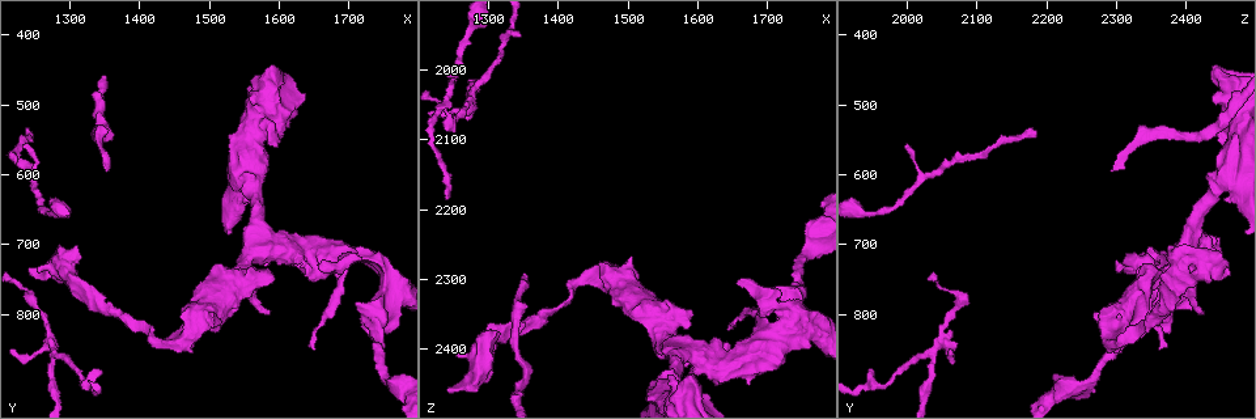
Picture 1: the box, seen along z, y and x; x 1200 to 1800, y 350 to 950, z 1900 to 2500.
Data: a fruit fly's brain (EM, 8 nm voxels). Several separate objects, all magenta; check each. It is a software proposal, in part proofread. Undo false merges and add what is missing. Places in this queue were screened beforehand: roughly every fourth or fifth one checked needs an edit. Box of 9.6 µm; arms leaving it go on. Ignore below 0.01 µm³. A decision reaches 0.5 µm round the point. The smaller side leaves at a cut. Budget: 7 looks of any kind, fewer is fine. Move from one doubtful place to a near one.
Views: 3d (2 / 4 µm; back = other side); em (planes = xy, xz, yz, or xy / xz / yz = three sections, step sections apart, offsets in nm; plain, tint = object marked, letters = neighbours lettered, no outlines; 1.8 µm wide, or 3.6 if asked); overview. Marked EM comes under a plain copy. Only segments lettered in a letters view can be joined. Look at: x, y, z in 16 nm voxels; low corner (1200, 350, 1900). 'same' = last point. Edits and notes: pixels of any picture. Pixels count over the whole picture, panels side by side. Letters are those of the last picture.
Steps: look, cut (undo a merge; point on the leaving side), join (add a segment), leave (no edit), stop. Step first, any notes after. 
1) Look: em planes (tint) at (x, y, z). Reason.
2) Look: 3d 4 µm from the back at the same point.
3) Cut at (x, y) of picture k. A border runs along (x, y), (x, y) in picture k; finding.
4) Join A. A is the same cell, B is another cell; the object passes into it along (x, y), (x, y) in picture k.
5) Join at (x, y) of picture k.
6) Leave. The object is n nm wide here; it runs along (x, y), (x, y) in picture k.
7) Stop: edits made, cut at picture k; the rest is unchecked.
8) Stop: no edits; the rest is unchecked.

Look: em xz step 4 (letters) at (1310, 700, 2375). An open end.

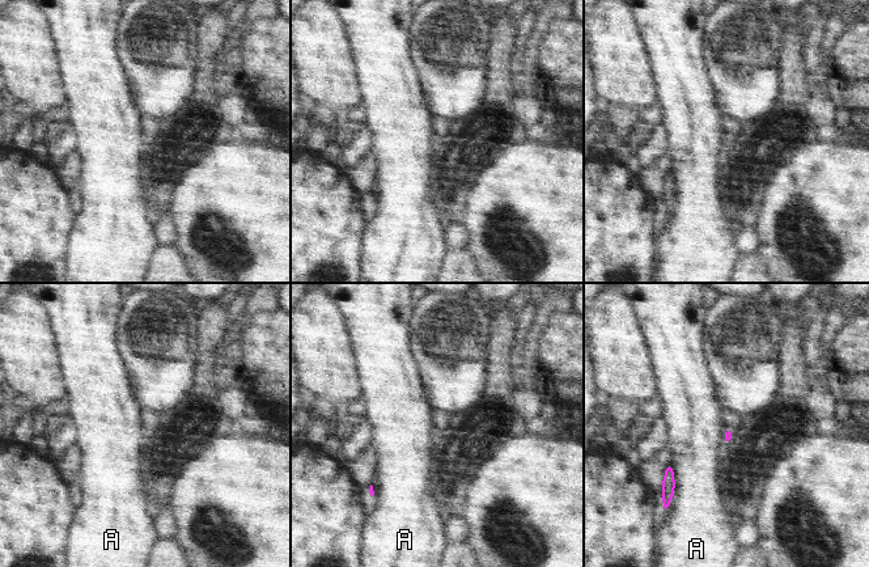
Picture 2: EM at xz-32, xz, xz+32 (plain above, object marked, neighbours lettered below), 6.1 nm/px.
Leave. A is another cell; a border runs along (669, 466), (674, 474), (673, 499) in picture 2; no lettered segment goes on from it.

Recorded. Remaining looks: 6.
Look: em 3.6 µm planes (letters) at (1355, 595, 2290).

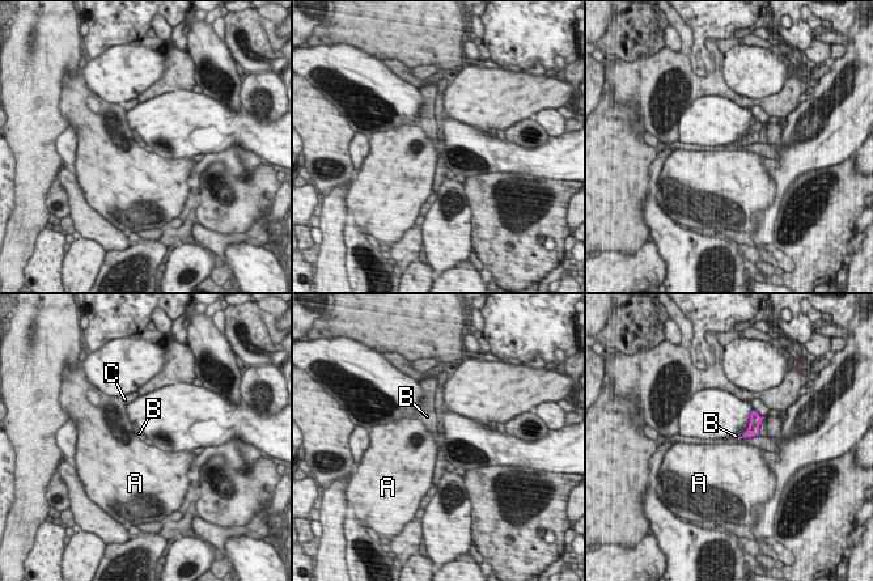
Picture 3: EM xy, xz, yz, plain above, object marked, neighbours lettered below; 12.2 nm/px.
Join at (736, 436) of picture 3. B is the same cell, A and C are other cells; the object passes into it along (753, 429), (741, 437), (736, 436) in picture 3; the neuron continues.

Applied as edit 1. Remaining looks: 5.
Look: overview.

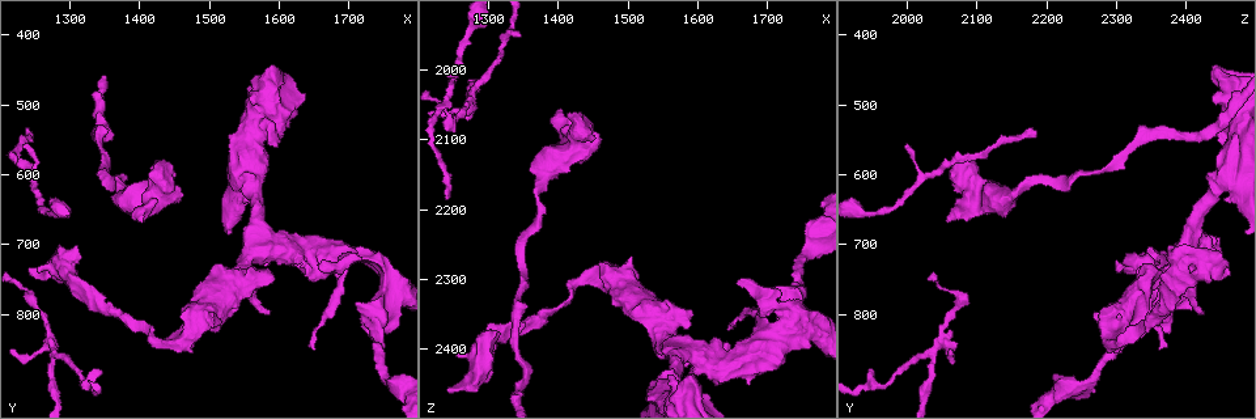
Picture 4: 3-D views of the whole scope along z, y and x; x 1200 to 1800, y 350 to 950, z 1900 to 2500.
Look: em planes (letters) at (1410, 670, 2055).

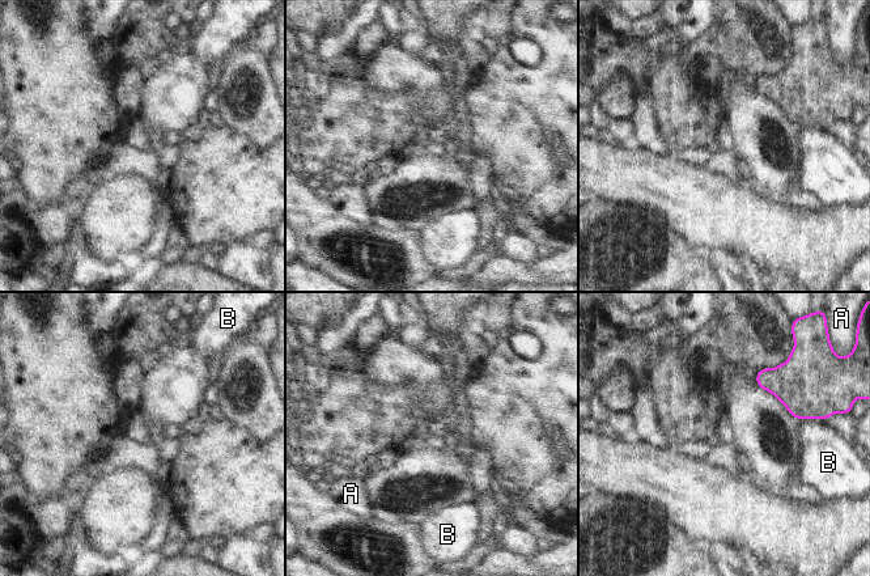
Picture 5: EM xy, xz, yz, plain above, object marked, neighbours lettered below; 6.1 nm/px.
Leave. A and B are other cells; a border runs along (814, 418), (797, 419) in picture 5; no lettered segment goes on from it.

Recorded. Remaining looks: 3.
Stop: edits made, join at picture 3; the rest is unchecked.

